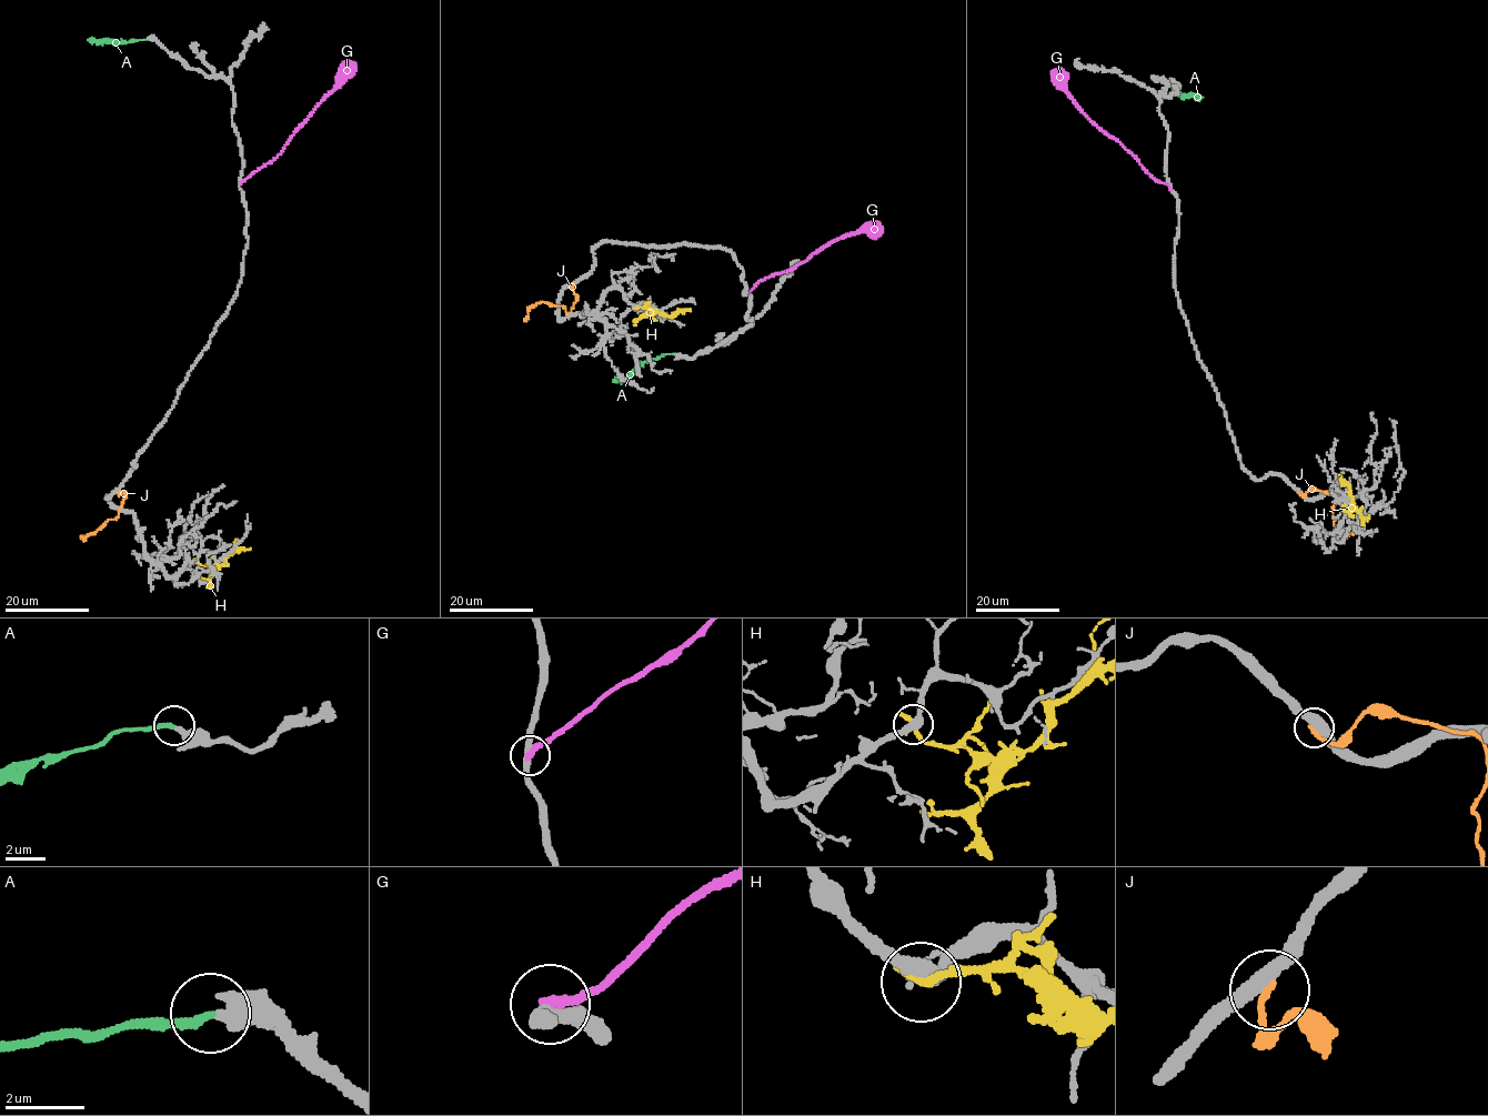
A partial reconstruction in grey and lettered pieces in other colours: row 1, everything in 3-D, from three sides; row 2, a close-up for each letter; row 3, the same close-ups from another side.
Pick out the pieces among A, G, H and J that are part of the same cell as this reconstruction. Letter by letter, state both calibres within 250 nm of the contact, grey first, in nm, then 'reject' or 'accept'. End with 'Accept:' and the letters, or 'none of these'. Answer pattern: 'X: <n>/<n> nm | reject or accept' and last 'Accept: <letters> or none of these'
A: 260/240 nm | accept
G: 280/240 nm | reject
H: 360/240 nm | reject
J: 380/170 nm | reject
Accept: A

